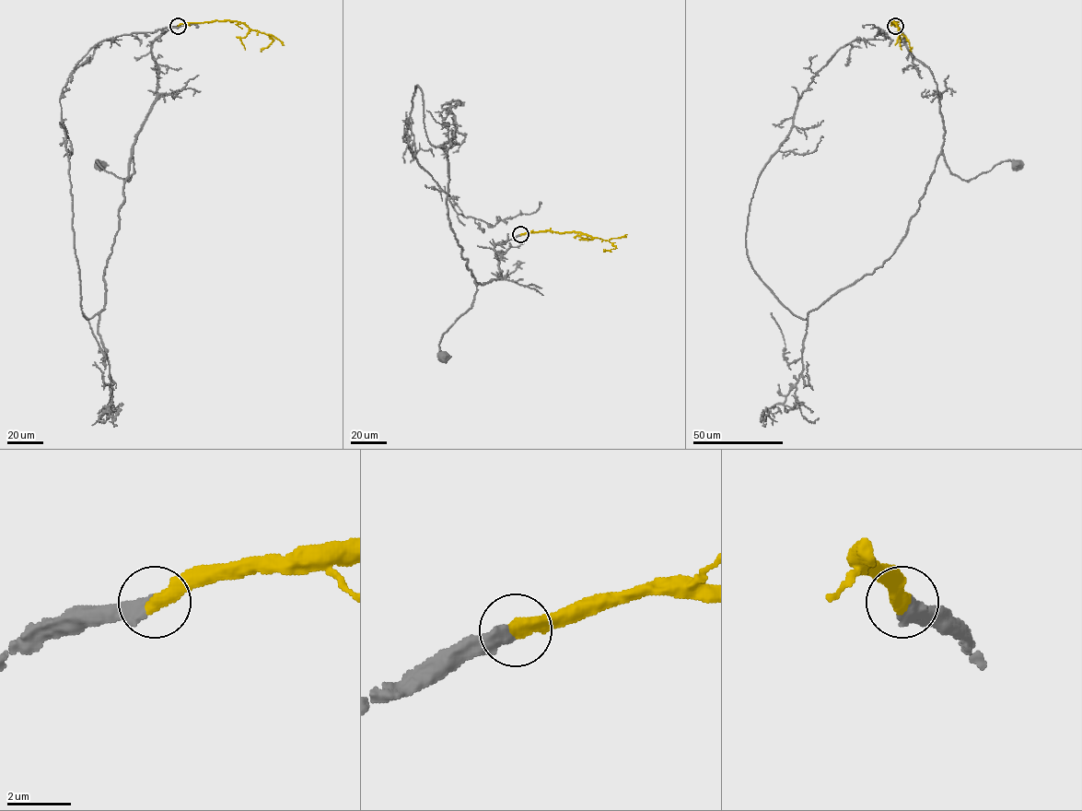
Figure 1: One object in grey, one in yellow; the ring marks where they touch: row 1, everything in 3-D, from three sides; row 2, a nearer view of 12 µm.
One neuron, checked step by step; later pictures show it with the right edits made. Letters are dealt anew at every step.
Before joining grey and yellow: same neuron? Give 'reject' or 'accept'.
accept

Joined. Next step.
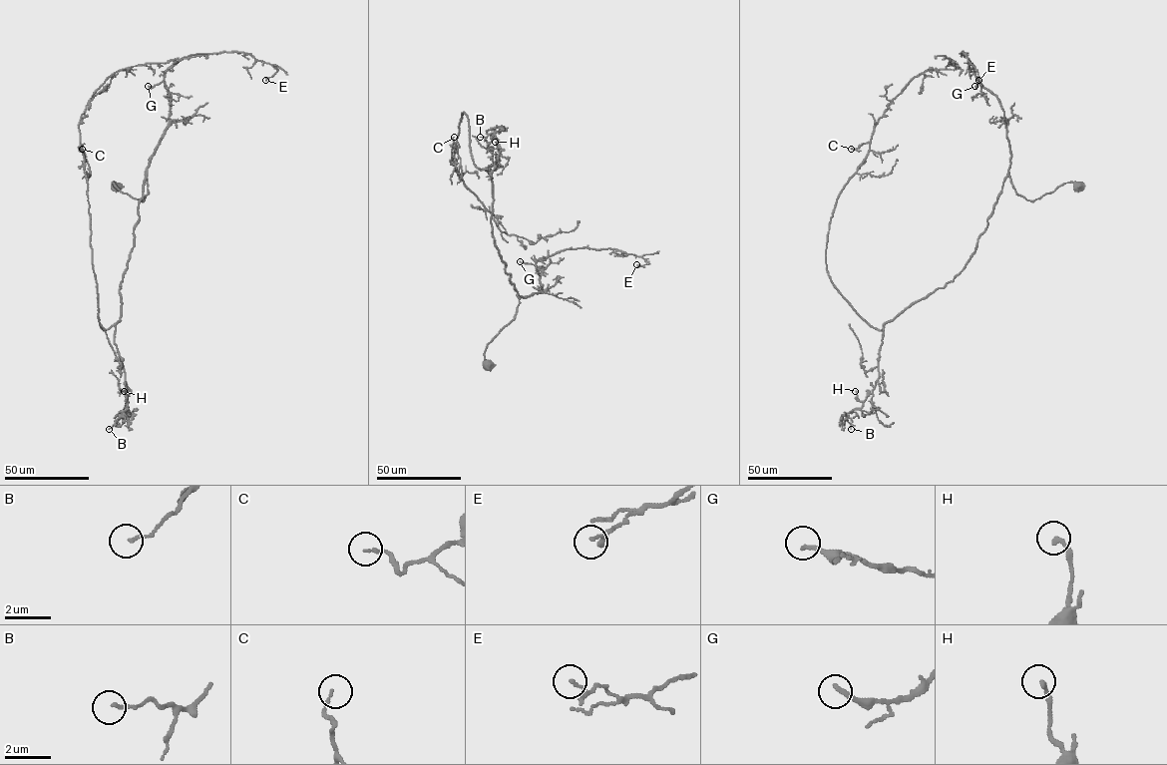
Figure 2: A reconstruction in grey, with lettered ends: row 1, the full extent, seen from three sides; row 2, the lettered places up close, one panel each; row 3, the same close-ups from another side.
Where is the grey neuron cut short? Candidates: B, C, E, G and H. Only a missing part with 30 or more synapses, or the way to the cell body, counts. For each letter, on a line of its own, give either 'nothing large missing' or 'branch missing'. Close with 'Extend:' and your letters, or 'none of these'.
B: nothing large missing
C: nothing large missing
E: nothing large missing
G: nothing large missing
H: nothing large missing
Extend: none of these

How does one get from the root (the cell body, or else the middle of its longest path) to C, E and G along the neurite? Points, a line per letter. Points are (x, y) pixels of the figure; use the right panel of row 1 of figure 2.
C: (1078, 188), (1031, 201), (1007, 176), (966, 267), (879, 330), (827, 268), (837, 197), (870, 143), (851, 149)
E: (1078, 188), (1064, 183), (1033, 201), (1016, 193), (1008, 174), (1003, 111), (963, 51), (978, 80)
G: (1078, 188), (1064, 183), (1033, 201), (1018, 195), (1008, 174), (1003, 111), (994, 95), (978, 82), (974, 86)

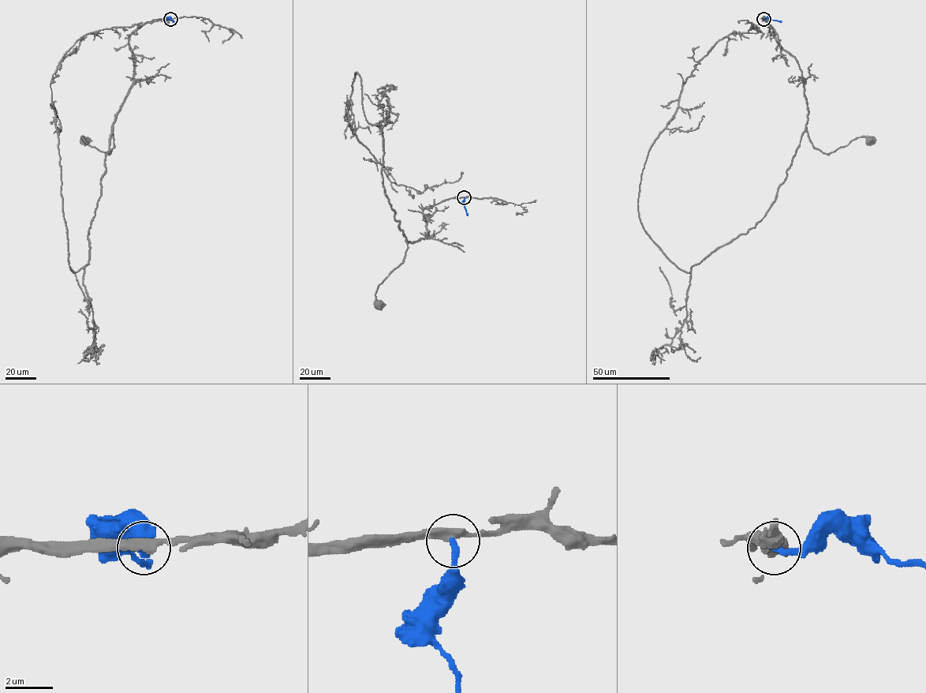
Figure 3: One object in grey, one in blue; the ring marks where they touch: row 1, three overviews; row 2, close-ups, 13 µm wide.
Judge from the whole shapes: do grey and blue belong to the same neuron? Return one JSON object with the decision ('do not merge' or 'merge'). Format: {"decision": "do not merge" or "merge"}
{"decision": "do not merge"}

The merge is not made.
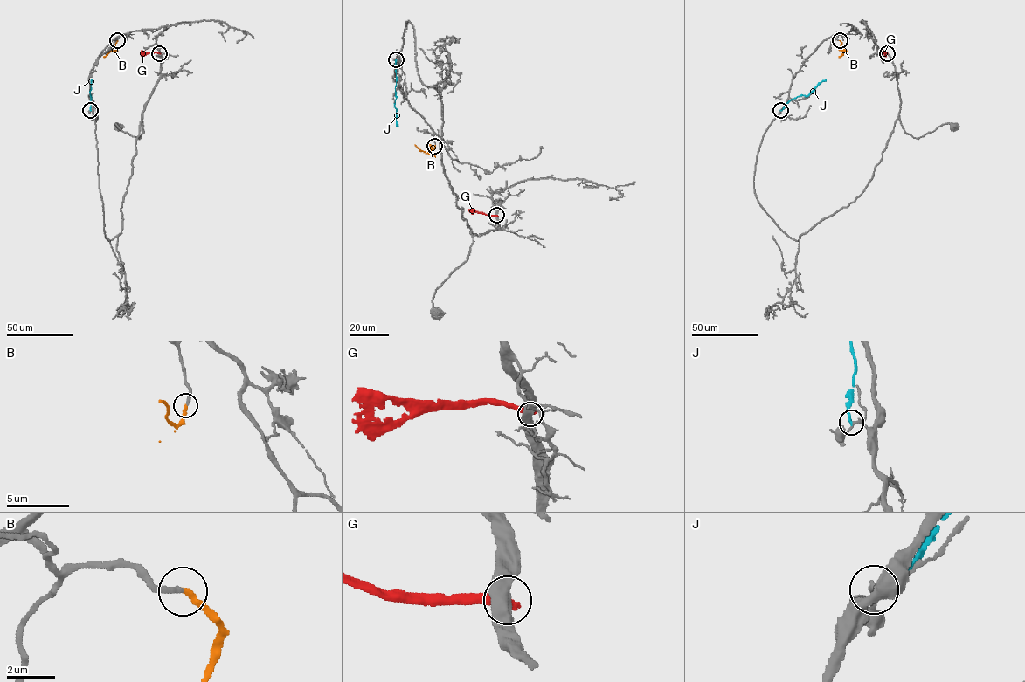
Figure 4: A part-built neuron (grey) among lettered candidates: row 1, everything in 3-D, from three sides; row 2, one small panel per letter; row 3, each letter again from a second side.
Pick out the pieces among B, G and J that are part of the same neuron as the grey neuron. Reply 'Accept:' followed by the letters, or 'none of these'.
Accept: B

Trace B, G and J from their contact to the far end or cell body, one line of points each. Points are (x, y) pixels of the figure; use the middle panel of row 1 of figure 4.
B: (434, 146), (432, 148), (431, 145), (430, 154), (414, 144)
G: (496, 215), (468, 210)
J: (396, 60), (394, 106), (398, 126)

